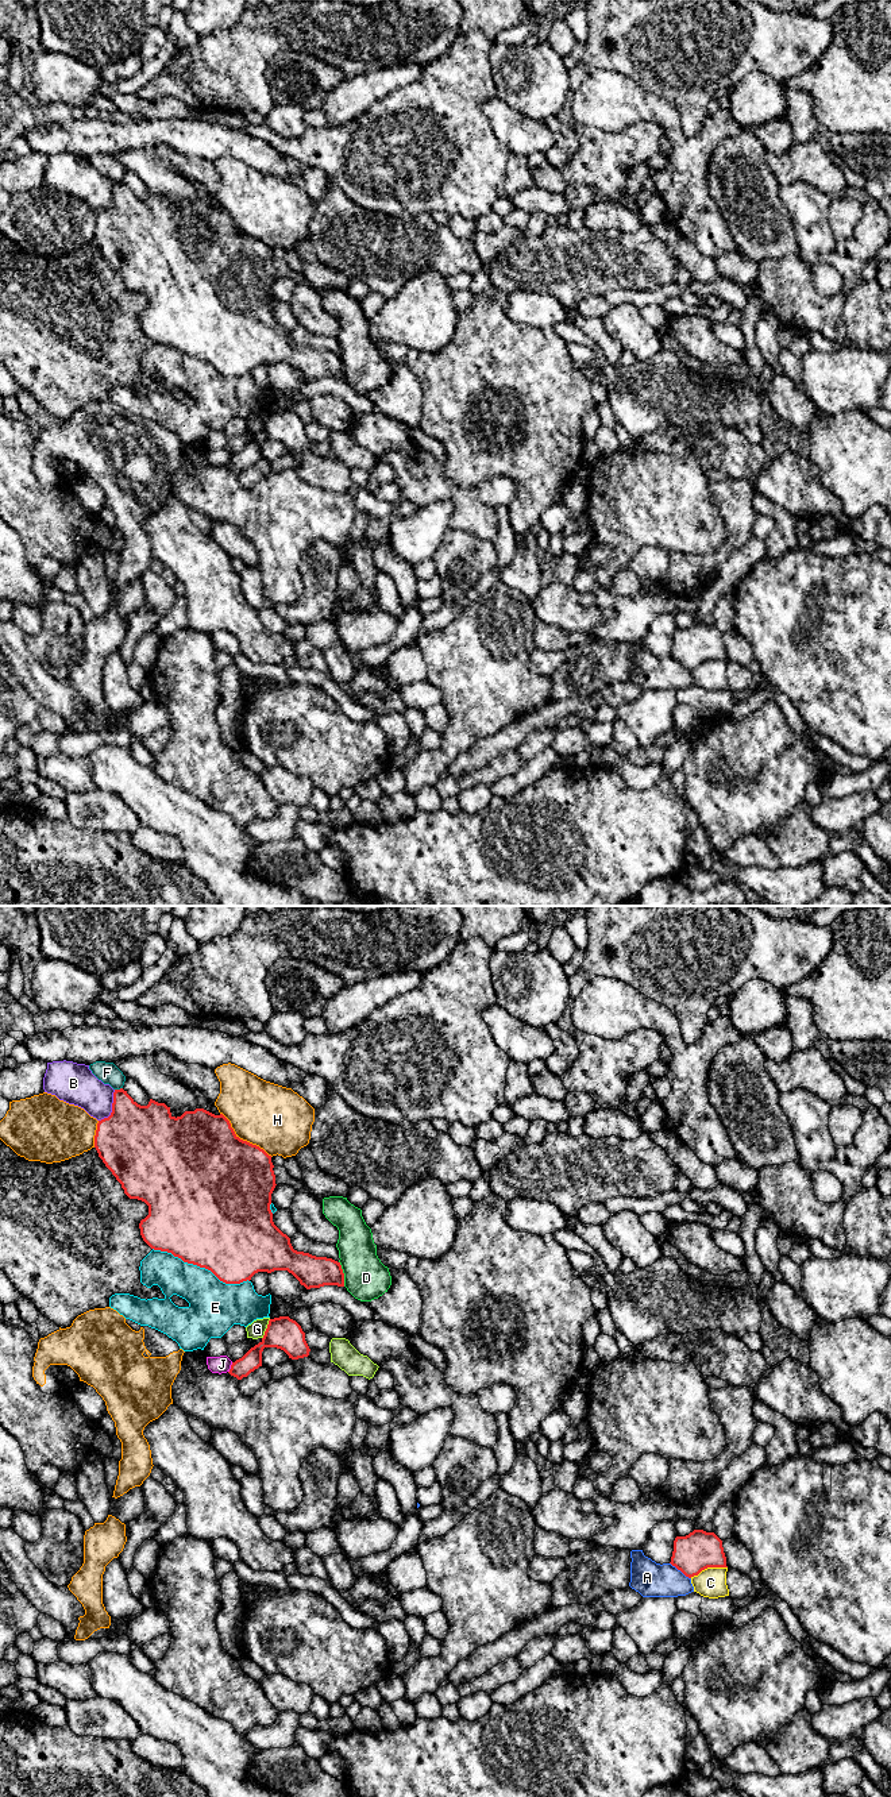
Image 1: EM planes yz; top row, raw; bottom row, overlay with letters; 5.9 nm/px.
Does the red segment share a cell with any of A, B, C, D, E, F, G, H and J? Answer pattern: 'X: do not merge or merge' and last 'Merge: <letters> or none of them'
A: do not merge
B: do not merge
C: do not merge
D: do not merge
E: do not merge
F: do not merge
G: do not merge
H: do not merge
J: do not merge
Merge: none of them

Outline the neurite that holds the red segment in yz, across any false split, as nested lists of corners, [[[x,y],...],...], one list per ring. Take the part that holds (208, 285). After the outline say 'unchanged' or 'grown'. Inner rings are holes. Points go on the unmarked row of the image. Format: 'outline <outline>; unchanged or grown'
outline [[[123,181],[115,182],[111,208],[97,216],[94,240],[124,286],[148,298],[148,308],[140,313],[139,321],[151,342],[205,360],[225,377],[250,374],[258,365],[288,363],[306,382],[344,379],[340,355],[294,343],[290,331],[274,317],[270,297],[277,277],[271,248],[240,232],[223,207],[196,201],[176,211],[165,196],[150,192],[147,198],[140,198]]]; unchanged

